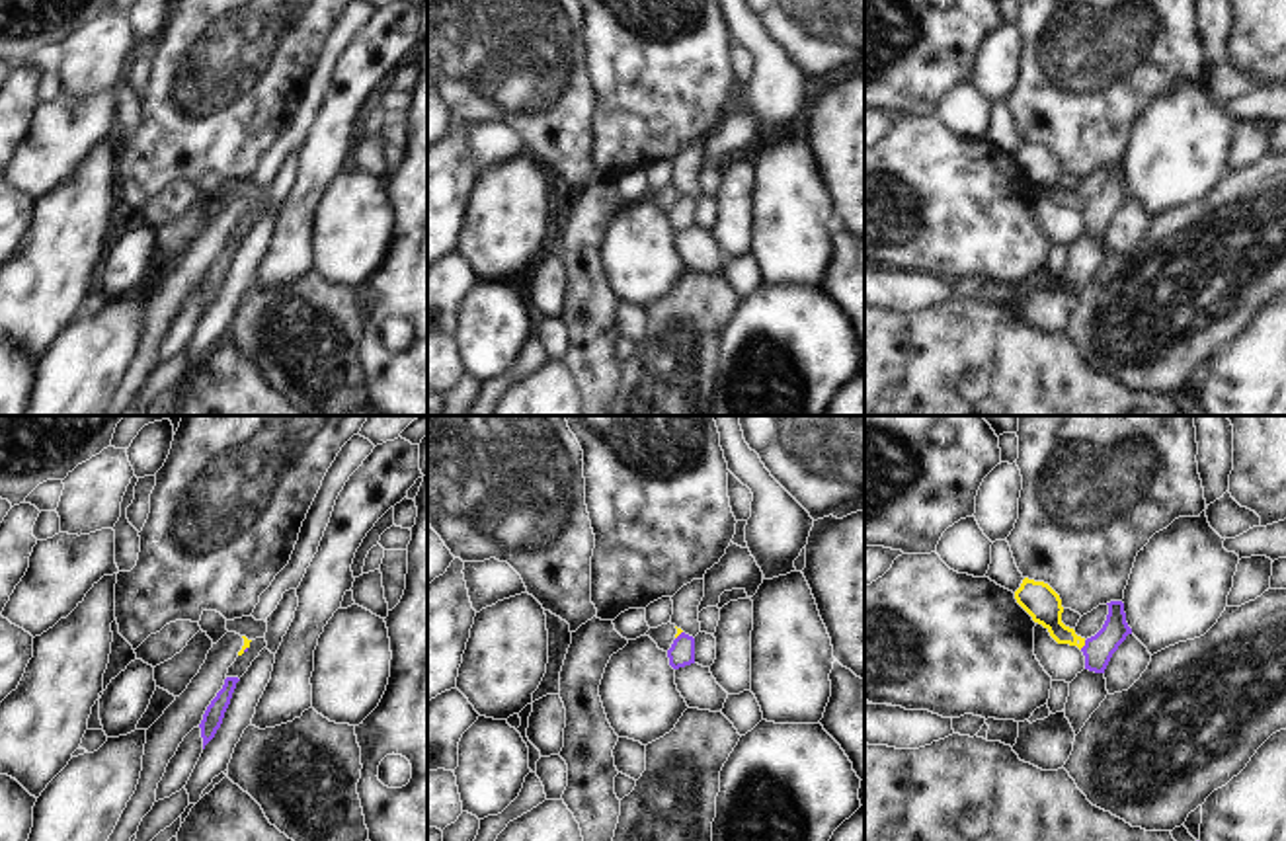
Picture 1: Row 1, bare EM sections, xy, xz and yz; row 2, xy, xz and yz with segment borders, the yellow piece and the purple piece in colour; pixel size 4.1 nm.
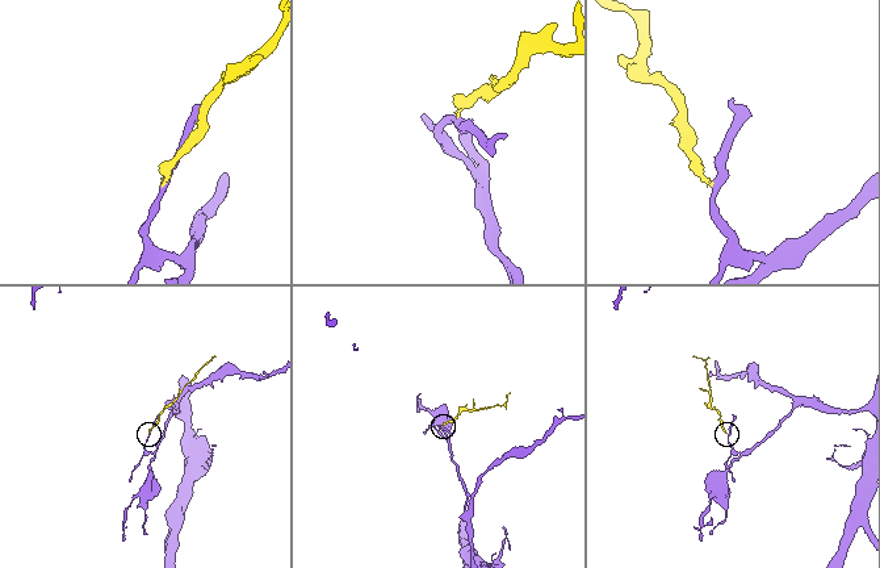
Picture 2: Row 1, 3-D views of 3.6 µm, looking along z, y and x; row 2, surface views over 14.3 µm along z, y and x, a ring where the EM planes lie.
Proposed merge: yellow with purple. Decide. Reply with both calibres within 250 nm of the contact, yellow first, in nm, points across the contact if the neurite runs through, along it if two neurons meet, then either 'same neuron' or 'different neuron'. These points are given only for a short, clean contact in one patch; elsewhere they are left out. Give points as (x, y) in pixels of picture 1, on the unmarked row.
calibres 150 and 120 nm; border yz (1085, 203), (1080, 211); different neuron

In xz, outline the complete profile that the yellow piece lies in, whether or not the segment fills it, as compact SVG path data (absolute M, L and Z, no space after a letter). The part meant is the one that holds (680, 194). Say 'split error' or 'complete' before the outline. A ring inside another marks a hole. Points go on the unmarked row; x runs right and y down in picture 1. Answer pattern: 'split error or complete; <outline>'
split error; M667 185L667 187L662 187L658 191L650 191L646 195L646 199L650 199L660 213L667 215L673 207L673 203L681 197L683 193L677 191L675 187Z

